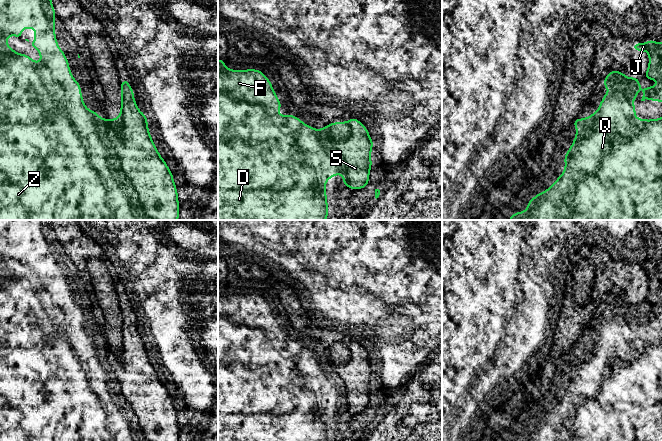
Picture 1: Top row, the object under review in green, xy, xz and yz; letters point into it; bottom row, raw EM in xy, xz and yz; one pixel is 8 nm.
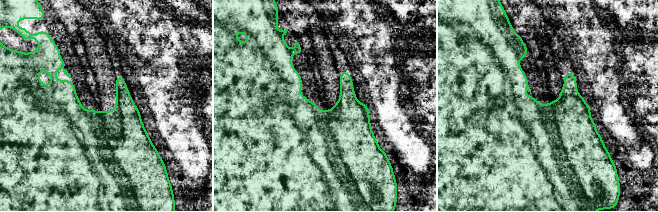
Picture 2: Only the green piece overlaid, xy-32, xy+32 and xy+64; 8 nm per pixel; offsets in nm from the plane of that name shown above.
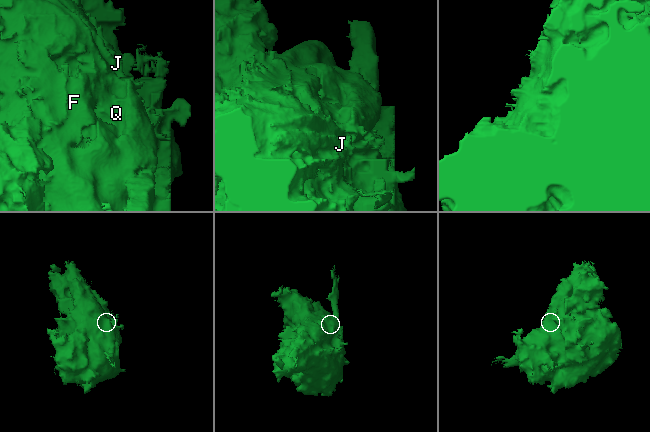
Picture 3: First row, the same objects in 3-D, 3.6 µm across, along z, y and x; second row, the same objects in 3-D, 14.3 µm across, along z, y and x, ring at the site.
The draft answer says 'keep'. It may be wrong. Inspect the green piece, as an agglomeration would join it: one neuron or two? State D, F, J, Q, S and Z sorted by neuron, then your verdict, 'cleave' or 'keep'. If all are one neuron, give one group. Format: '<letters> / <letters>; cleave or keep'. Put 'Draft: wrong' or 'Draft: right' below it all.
D F J Q Z / S; cleave
Draft: wrong

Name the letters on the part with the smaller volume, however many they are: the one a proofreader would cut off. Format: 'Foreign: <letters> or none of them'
Foreign: S

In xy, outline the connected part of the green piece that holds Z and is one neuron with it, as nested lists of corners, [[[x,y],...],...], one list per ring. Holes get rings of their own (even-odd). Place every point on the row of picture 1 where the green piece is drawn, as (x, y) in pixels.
[[[0,0],[0,220],[153,220],[145,212],[136,189],[121,168],[119,159],[104,145],[105,137],[99,128],[100,125],[104,125],[107,136],[110,130],[117,134],[122,132],[123,102],[132,90],[129,81],[121,81],[121,111],[118,119],[101,119],[98,112],[91,112],[83,104],[80,84],[72,77],[64,51],[58,47],[54,17],[55,8],[51,0]],[[24,28],[35,29],[35,41],[30,43],[30,47],[39,51],[41,63],[33,61],[24,53],[18,54],[6,43],[10,34],[23,39],[21,32]]]

